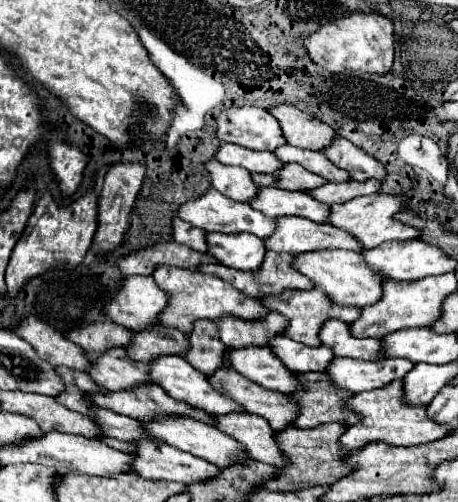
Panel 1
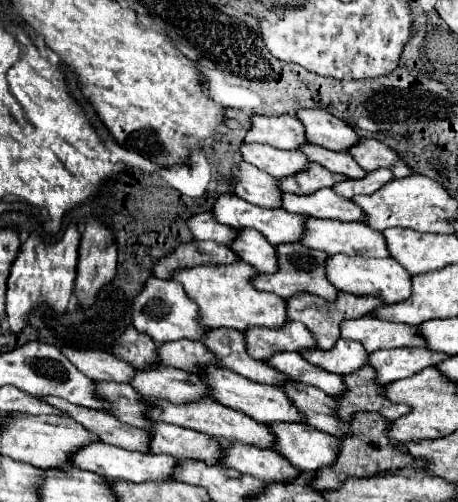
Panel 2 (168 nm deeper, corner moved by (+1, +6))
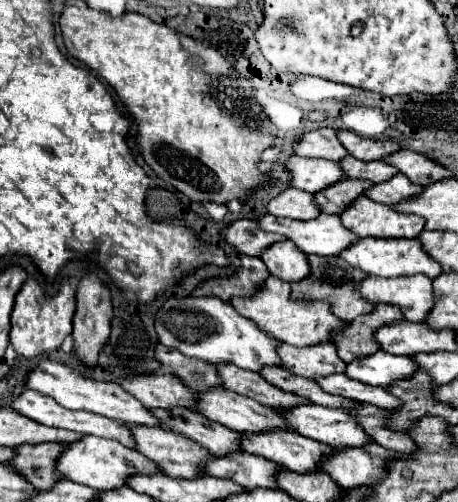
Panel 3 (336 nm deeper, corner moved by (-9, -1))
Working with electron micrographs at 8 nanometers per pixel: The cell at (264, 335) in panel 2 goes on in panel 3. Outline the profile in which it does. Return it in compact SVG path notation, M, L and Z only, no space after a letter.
M326 342L310 348L296 348L290 344L282 344L278 348L278 356L282 358L284 368L308 380L318 380L328 374L346 370L346 362L338 358L334 342Z

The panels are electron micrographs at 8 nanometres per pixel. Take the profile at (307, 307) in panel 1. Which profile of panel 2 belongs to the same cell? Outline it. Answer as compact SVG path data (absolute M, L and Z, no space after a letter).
M338 291L338 297L334 301L326 301L314 293L296 293L292 295L290 299L286 299L286 311L288 311L288 319L292 321L300 321L304 323L310 333L314 335L316 339L316 345L320 349L332 349L334 343L338 341L340 337L340 323L344 319L360 319L364 317L366 313L370 313L372 309L384 305L382 299L376 299L376 297L360 297L360 295L350 295L350 293L344 293L344 291Z

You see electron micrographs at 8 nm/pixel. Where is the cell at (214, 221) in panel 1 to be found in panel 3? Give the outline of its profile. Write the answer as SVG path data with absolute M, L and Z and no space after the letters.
M266 214L258 220L266 232L278 232L292 240L304 254L318 256L340 256L344 250L354 246L360 238L342 226L338 216L320 214L314 220L298 222L292 218L276 218Z

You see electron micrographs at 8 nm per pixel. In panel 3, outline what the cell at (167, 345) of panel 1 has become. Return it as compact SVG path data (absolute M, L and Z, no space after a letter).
M218 366L218 372L222 374L222 380L224 380L224 388L236 392L236 394L242 394L242 396L248 396L248 398L254 398L266 406L276 406L276 408L296 408L296 406L302 406L302 404L308 404L310 400L306 398L300 398L296 394L290 394L290 392L284 392L272 384L268 384L260 374L254 374L254 372L246 372L238 366Z

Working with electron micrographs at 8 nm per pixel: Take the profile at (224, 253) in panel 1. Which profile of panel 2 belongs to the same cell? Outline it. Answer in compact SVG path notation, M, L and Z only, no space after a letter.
M238 229L230 249L258 273L276 271L276 247L270 245L258 231Z

